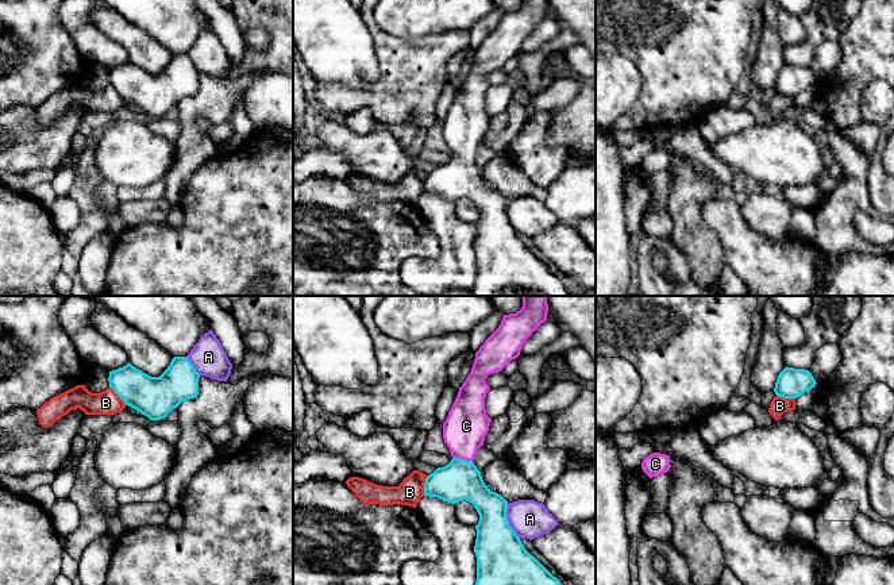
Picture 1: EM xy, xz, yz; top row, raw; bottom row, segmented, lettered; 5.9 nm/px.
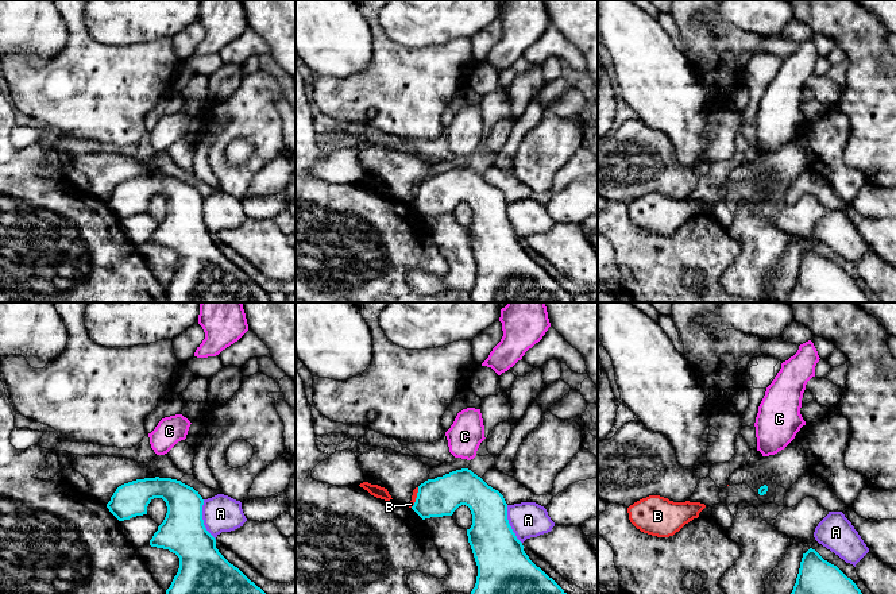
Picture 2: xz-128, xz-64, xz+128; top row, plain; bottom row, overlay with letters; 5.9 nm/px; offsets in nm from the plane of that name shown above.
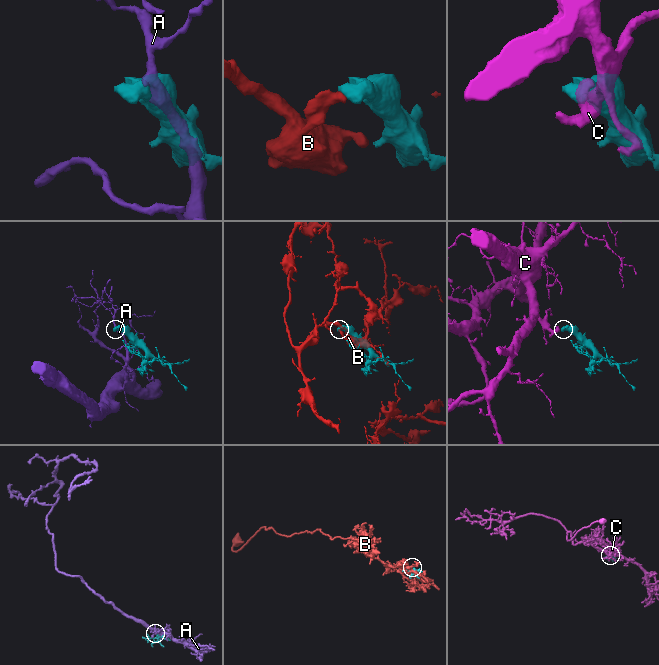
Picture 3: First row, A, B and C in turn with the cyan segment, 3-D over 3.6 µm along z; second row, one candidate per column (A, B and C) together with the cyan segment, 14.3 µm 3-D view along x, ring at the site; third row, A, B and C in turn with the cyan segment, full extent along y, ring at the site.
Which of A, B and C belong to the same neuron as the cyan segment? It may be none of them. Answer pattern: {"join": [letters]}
{"join": ["C"]}

